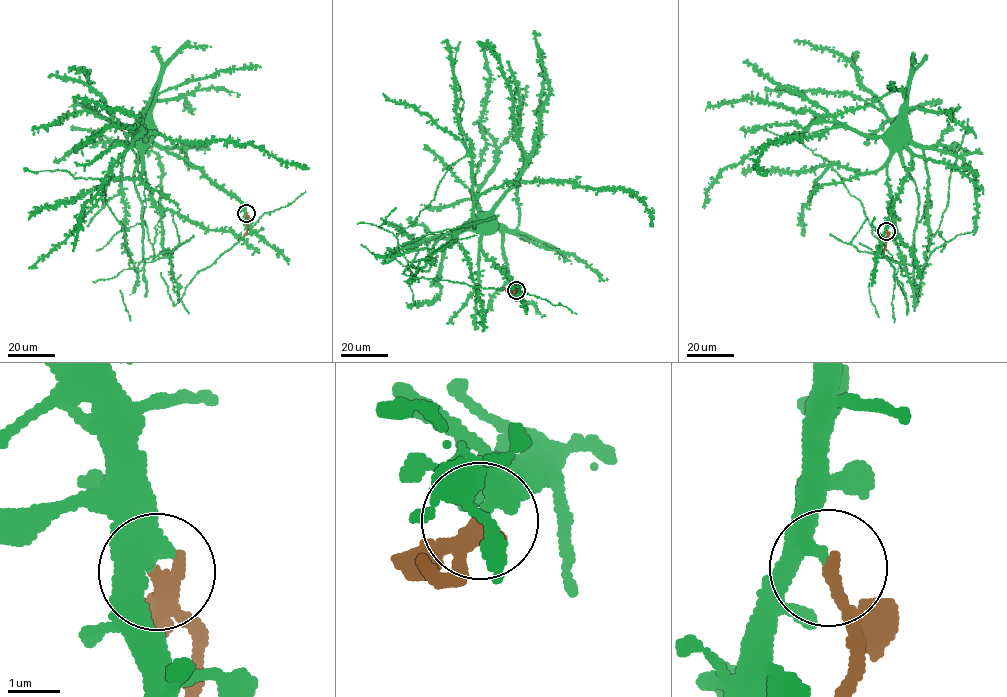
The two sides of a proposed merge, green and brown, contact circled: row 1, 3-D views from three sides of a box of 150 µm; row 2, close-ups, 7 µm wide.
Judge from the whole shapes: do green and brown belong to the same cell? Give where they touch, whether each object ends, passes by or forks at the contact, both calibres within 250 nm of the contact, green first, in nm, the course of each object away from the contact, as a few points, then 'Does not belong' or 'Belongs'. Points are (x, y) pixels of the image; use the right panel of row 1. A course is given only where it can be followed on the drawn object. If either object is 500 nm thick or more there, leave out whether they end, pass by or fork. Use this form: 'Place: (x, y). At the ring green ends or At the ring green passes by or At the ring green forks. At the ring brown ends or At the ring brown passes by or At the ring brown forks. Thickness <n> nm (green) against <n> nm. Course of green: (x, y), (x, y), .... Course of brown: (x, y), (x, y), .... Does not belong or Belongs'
Place: (886, 231). At the ring green passes by. At the ring brown ends. Thickness 280 nm (green) against 280 nm. Course of green: (886, 230), (913, 166), (904, 144), (902, 164), (918, 198), (914, 268), (928, 260), (967, 118). Course of brown: (886, 231), (882, 252). Does not belong

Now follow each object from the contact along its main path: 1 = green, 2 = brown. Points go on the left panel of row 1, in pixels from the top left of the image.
1: (246, 213), (199, 169), (149, 140), (134, 180), (146, 263), (154, 258), (143, 219), (145, 182), (113, 110)
2: (246, 214), (248, 230), (244, 235)

